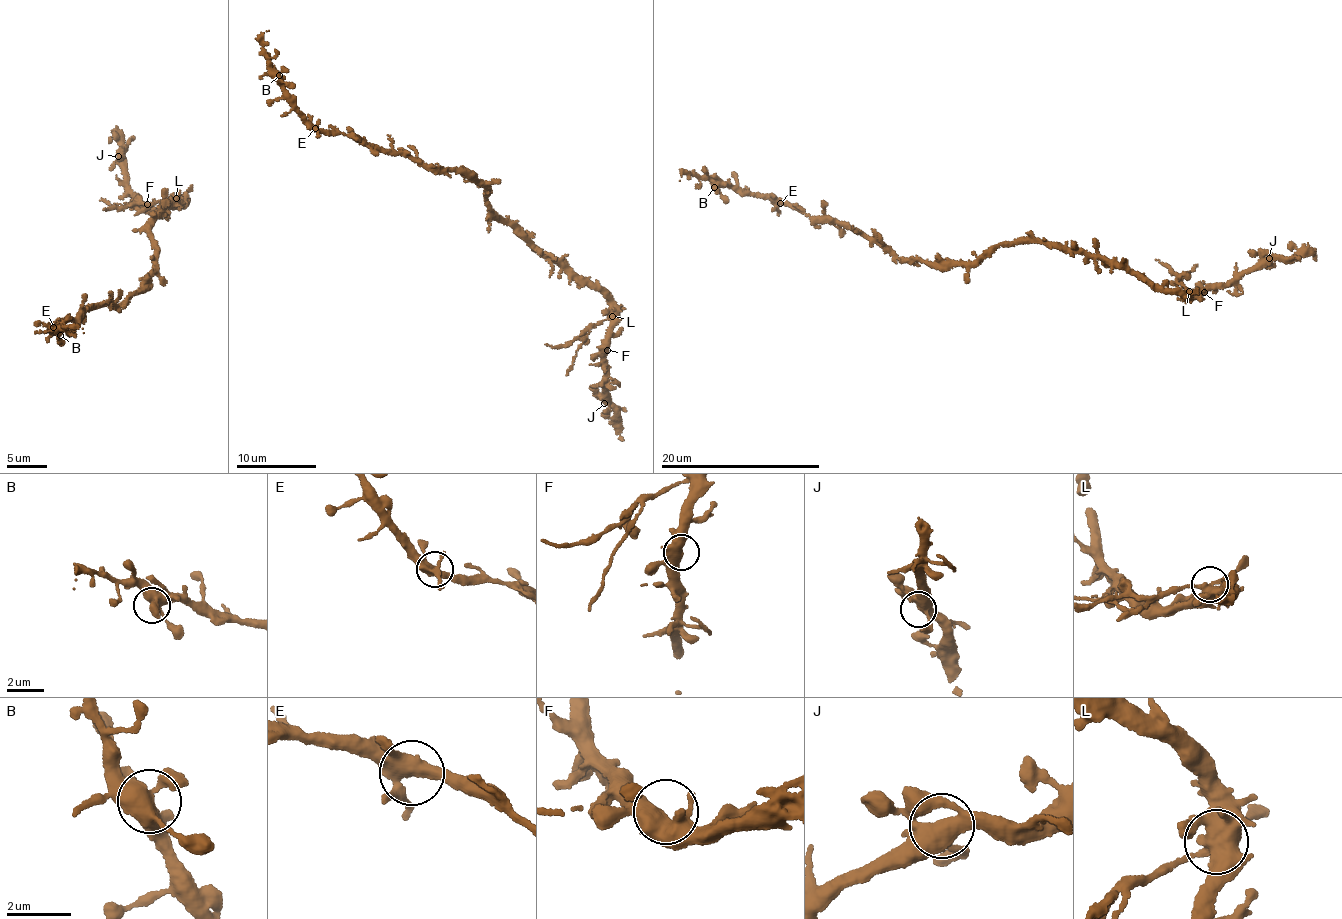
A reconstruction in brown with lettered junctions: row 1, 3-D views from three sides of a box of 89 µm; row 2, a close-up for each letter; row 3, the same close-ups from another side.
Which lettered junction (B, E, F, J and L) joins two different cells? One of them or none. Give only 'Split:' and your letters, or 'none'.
Split: L

